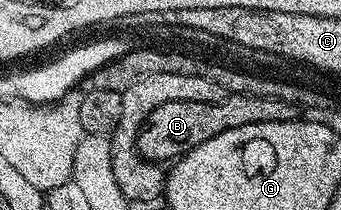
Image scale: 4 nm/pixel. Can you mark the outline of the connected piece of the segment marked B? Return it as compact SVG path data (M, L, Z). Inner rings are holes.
M230 93L226 96L225 100L216 101L215 103L195 103L194 101L163 103L159 107L155 107L155 111L151 111L151 115L147 115L143 127L139 127L137 153L144 161L172 163L187 151L199 147L199 143L207 143L207 139L215 139L215 135L223 135L223 131L227 131L228 129L247 127L251 123L283 123L284 121L295 121L298 120L298 117L298 106L287 103L286 101L280 101L274 97L260 97L259 95L251 95L250 93Z

